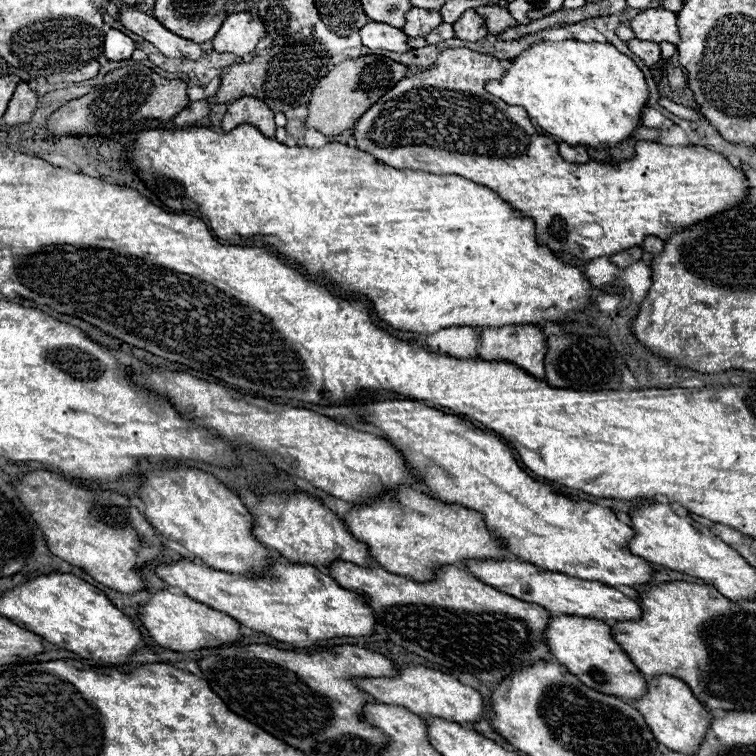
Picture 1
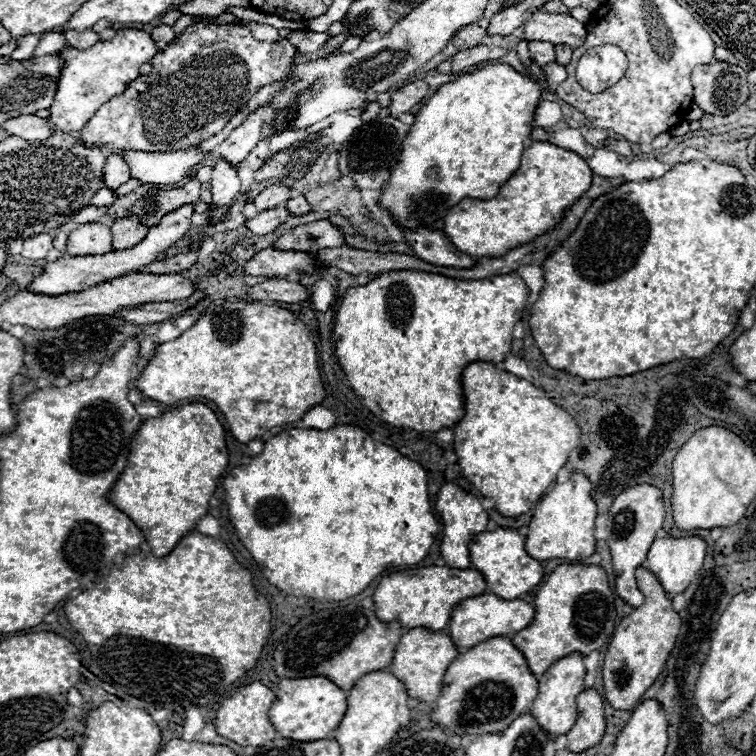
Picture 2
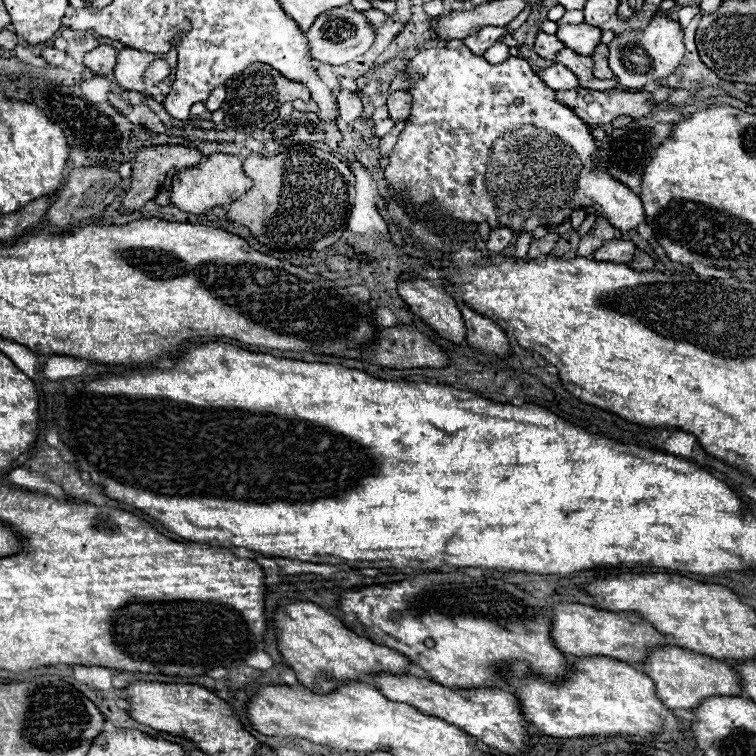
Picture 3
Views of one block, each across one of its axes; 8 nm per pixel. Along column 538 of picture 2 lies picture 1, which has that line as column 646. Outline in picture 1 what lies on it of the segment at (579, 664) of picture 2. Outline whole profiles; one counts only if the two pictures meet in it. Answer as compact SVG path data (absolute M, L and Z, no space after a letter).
M658 674L646 678L646 694L636 700L628 700L628 704L632 704L642 714L644 722L652 730L654 738L660 740L660 744L664 744L674 752L690 754L704 738L708 730L708 722L712 720L712 714L706 712L690 692L692 690L682 680L676 680L674 676Z

